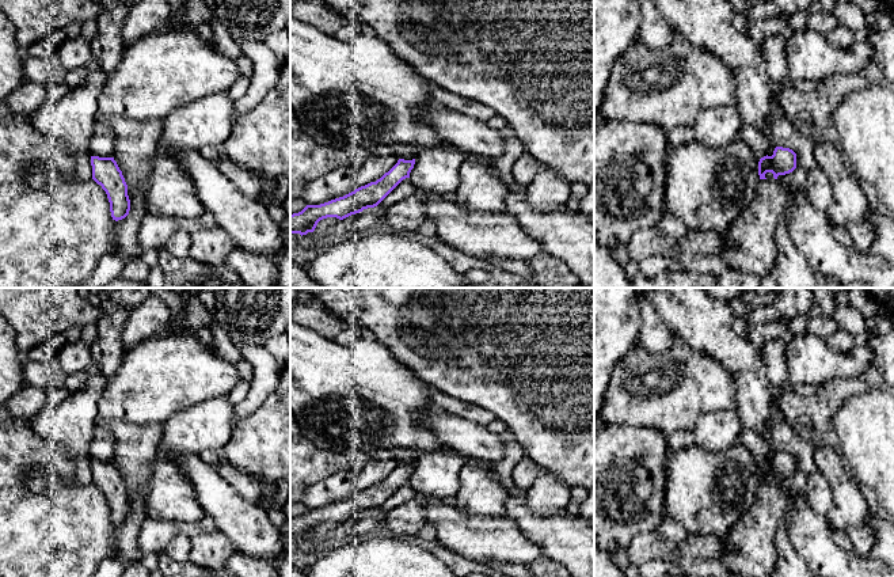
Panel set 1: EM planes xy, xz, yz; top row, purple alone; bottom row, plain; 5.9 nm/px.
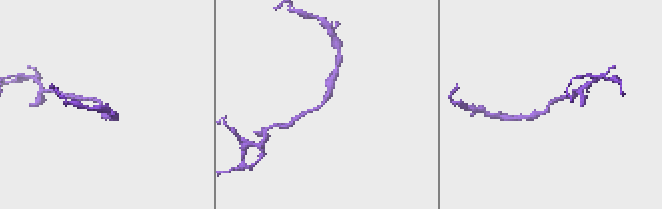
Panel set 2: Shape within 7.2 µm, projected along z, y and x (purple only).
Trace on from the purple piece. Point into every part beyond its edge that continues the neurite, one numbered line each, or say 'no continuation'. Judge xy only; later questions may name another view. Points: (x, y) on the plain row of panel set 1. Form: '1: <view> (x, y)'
no continuation

